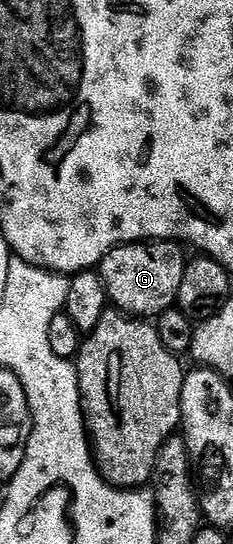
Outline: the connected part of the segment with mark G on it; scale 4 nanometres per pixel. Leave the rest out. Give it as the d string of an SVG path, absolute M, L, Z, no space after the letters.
M154 239L143 243L124 243L101 258L99 274L109 294L109 302L116 310L146 321L156 320L159 313L174 306L179 297L179 285L183 282L183 269L187 262L186 248L172 239Z

